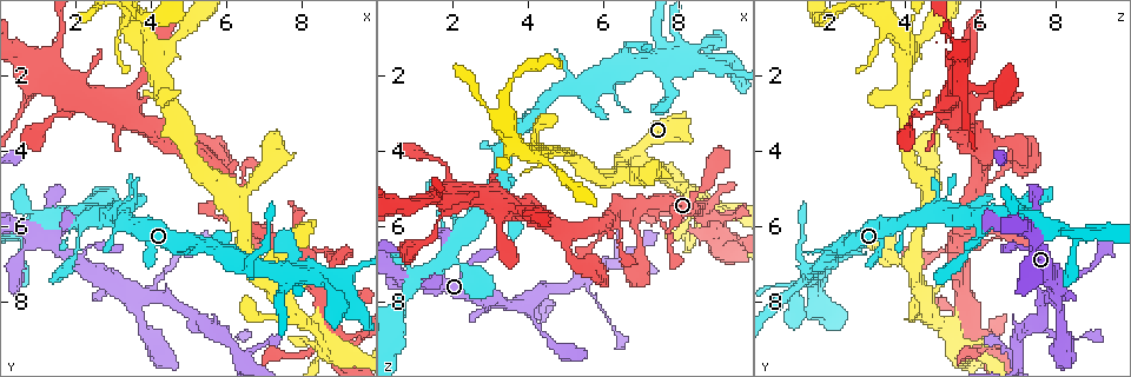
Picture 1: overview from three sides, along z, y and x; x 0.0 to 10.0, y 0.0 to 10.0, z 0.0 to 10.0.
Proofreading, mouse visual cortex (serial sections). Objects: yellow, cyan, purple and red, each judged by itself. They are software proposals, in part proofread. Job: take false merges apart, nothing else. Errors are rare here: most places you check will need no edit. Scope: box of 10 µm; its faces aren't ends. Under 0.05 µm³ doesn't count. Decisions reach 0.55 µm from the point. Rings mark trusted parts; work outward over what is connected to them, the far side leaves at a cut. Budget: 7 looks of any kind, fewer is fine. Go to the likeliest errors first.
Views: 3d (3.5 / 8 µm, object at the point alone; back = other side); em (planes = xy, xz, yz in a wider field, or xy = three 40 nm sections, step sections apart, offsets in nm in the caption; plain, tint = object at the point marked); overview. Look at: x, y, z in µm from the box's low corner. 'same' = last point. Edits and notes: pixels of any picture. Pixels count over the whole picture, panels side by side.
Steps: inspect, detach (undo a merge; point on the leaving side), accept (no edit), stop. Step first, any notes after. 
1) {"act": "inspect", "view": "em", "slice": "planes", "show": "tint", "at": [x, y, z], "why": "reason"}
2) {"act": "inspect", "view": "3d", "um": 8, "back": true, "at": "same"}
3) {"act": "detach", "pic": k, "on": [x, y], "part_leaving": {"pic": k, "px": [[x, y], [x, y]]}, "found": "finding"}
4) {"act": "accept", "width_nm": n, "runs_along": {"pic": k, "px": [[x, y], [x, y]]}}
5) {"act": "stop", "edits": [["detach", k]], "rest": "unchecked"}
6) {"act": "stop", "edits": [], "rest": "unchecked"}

{"act": "inspect", "view": "3d", "um": 3.5, "back": true, "at": [7.50, 7.20, 1.60], "why": "sharp bend"}

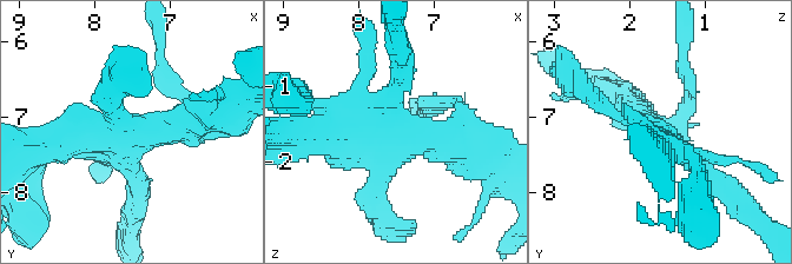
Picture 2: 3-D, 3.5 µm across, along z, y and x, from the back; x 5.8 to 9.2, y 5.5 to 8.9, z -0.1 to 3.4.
{"act": "inspect", "view": "em", "slice": "xy", "step": 1, "show": "tint", "at": [7.50, 7.20, 1.60]}

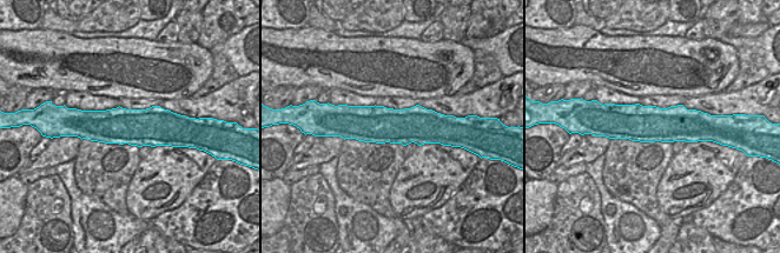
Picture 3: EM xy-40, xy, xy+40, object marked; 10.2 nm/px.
{"act": "inspect", "view": "em", "slice": "xy", "step": 2, "show": "tint", "at": "same"}

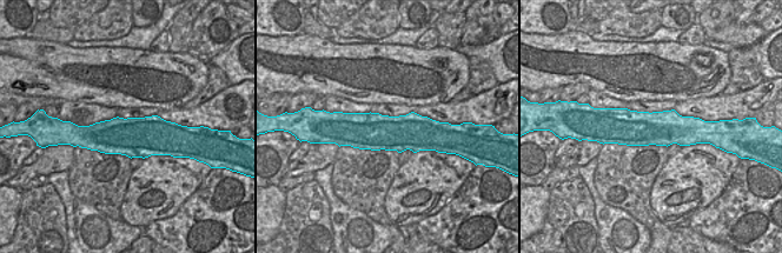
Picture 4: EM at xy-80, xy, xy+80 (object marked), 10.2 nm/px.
{"act": "accept", "runs_along": {"pic": 2, "px": [[203, 119], [163, 130], [54, 144]]}, "found": "continuous, no second cell"}

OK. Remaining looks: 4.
{"act": "inspect", "view": "3d", "um": 3.5, "at": [4.05, 1.40, 4.05], "why": "looks like a crossing"}

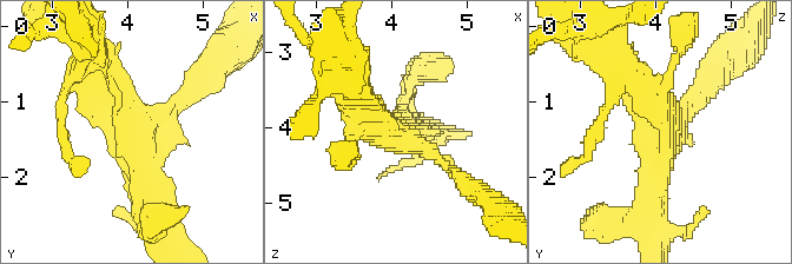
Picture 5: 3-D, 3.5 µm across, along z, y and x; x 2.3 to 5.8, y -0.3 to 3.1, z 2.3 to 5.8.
{"act": "accept", "runs_along": {"pic": 5, "px": [[150, 205], [99, 67]]}, "found": "continuous, no second cell"}

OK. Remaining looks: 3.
{"act": "inspect", "view": "3d", "um": 3.5, "at": [3.35, 2.55, 5.55], "why": "calibre changes"}

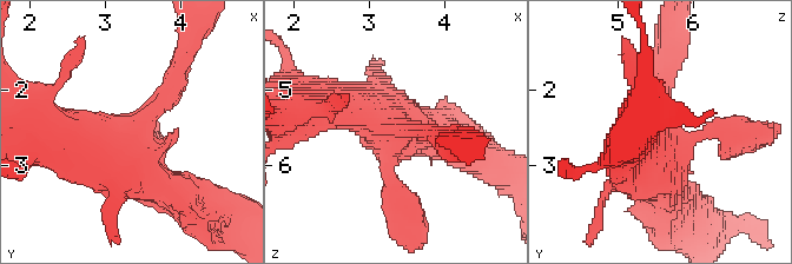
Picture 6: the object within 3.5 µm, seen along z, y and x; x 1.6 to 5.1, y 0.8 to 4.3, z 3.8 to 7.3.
{"act": "inspect", "view": "em", "slice": "xy", "step": 2, "show": "tint", "at": [3.40, 2.55, 5.55]}

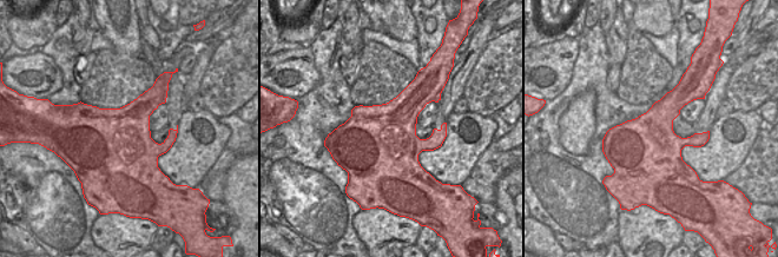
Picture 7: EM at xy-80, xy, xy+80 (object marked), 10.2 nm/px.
{"act": "accept", "width_nm": 850, "runs_along": {"pic": 6, "px": [[185, 195], [51, 130]]}, "found": "continuous, no second cell"}

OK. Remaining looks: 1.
{"act": "stop", "edits": [], "rest": "unchecked"}

